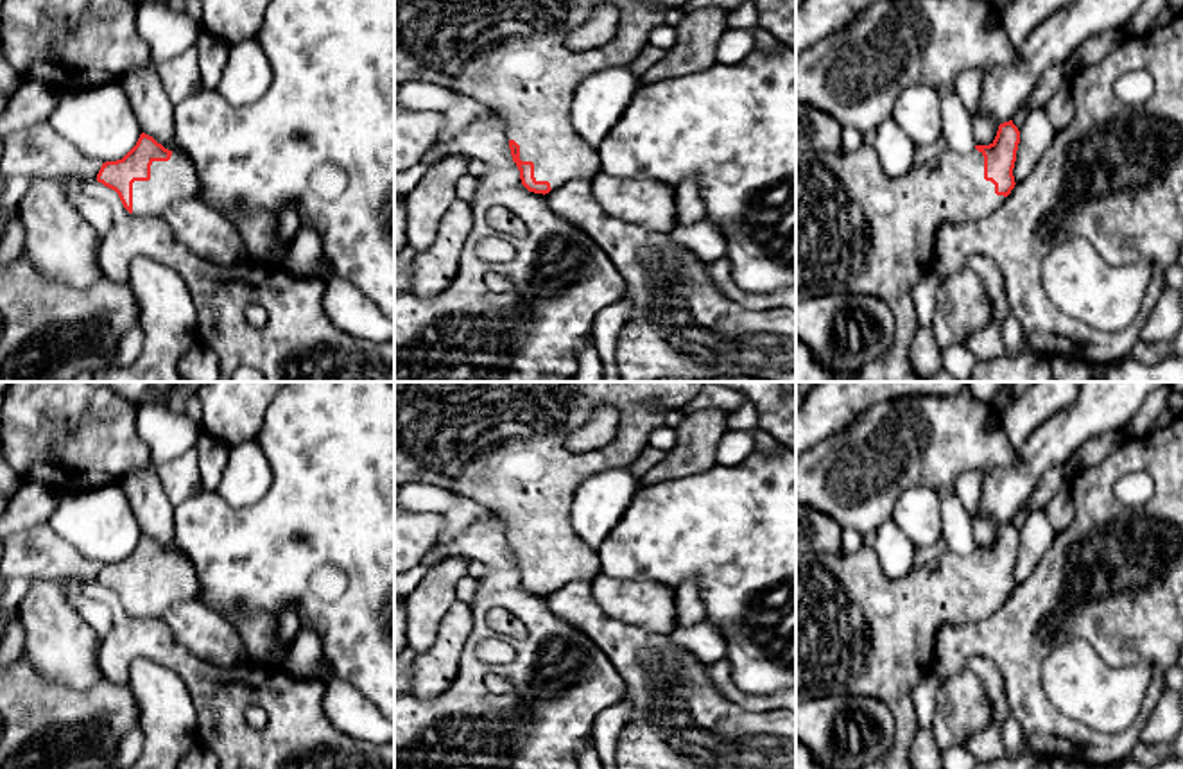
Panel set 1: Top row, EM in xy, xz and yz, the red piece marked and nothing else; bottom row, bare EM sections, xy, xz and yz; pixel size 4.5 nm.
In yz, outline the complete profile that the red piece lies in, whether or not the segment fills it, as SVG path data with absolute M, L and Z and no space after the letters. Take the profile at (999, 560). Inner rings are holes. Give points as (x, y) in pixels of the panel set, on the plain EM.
M1013 522L998 527L989 547L968 556L945 552L932 566L907 575L885 575L876 550L796 554L796 703L823 696L866 696L882 701L894 717L894 744L864 769L912 769L909 746L918 730L912 694L932 670L941 626L988 618L1015 590L1020 532Z

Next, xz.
M394 382L394 486L430 484L452 493L470 495L479 504L507 520L507 538L513 563L520 572L522 586L534 595L548 595L554 590L575 581L592 581L600 574L600 556L597 549L586 545L574 531L570 513L579 484L609 468L629 468L642 452L649 446L649 436L658 427L663 427L661 409L683 409L706 382ZM597 409L617 409L620 414L618 430L611 443L577 452L566 446L568 436L583 427Z

